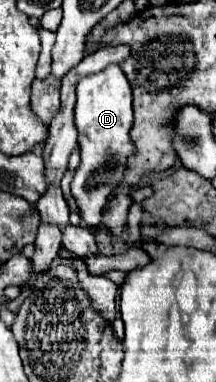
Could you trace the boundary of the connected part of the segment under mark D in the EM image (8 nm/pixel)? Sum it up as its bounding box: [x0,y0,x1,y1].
[71,65,133,227]

